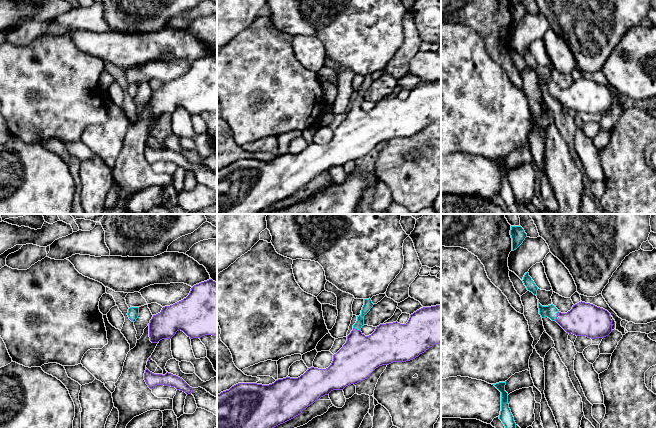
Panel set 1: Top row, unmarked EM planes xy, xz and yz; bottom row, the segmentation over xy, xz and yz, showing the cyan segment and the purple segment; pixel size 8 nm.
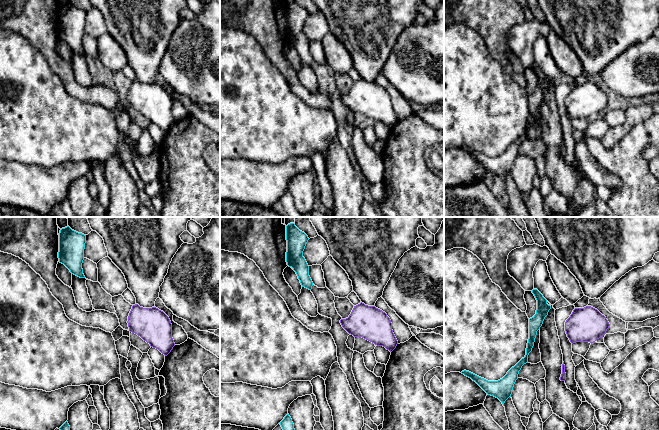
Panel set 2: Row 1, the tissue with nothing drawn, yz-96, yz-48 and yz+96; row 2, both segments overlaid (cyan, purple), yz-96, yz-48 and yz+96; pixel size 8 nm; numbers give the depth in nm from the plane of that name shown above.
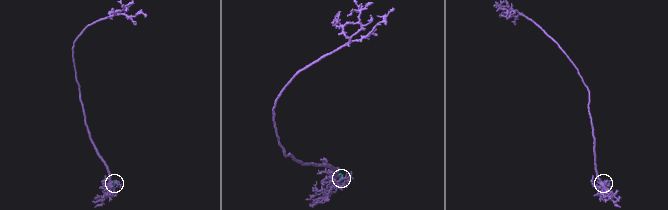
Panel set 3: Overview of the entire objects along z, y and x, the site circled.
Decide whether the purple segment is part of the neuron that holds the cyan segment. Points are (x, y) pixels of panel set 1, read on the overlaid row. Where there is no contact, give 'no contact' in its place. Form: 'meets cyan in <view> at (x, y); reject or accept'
meets cyan in yz at (556, 316); accept

